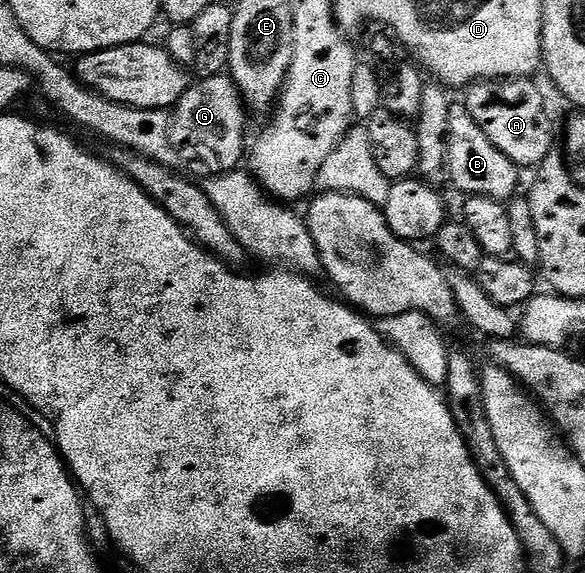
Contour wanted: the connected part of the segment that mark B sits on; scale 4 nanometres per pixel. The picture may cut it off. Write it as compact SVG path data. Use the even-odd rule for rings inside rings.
M463 103L453 104L450 111L448 131L448 171L447 180L452 180L456 189L461 189L464 195L486 195L495 201L509 202L517 196L520 185L521 170L513 161L506 159L486 135L482 135L482 127L474 123L470 111Z

